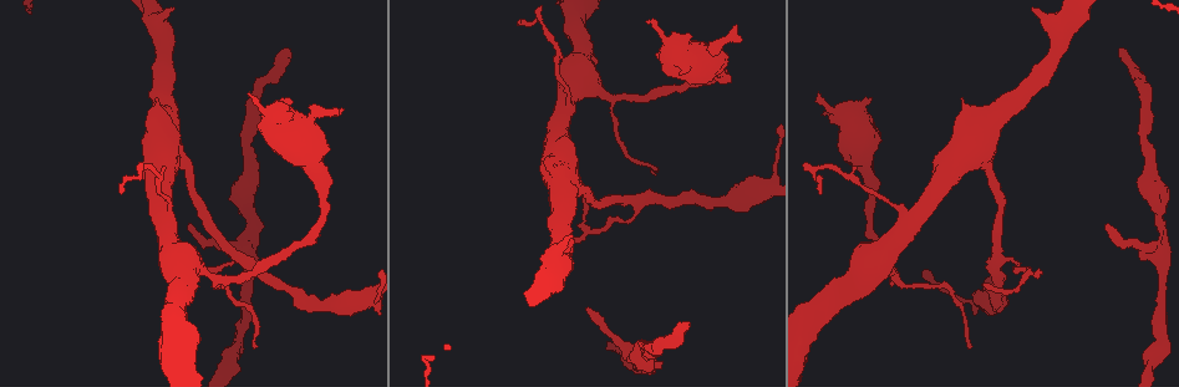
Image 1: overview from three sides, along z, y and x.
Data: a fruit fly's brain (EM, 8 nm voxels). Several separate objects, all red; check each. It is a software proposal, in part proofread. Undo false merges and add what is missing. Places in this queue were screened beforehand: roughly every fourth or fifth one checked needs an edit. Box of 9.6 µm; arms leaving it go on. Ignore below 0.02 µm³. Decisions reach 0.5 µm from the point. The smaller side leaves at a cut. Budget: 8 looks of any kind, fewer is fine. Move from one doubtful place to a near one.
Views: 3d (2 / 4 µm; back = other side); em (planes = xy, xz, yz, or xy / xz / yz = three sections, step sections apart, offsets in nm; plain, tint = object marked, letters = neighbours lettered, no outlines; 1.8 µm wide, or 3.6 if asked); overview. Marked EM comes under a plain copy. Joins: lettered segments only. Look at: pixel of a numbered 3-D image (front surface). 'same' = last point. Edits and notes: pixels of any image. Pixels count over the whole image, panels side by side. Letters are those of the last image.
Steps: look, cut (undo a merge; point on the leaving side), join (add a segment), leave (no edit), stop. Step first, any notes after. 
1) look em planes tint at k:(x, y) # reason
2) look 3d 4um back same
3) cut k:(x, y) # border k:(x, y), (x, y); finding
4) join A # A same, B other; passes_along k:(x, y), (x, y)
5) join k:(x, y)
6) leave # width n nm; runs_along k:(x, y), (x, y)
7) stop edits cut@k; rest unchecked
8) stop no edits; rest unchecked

look 3d 4um at 1:(548, 163) # free end

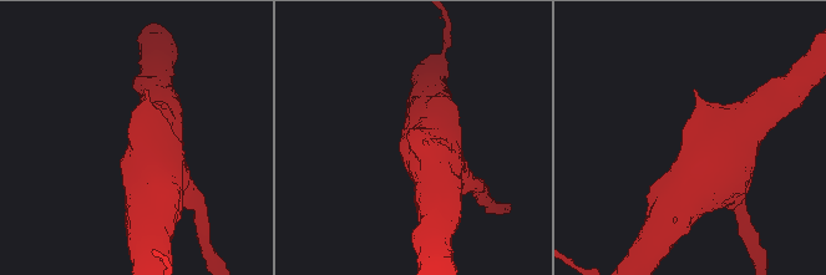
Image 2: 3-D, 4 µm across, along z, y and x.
look em 3.6um xz step 4 tint at 2:(140, 119)

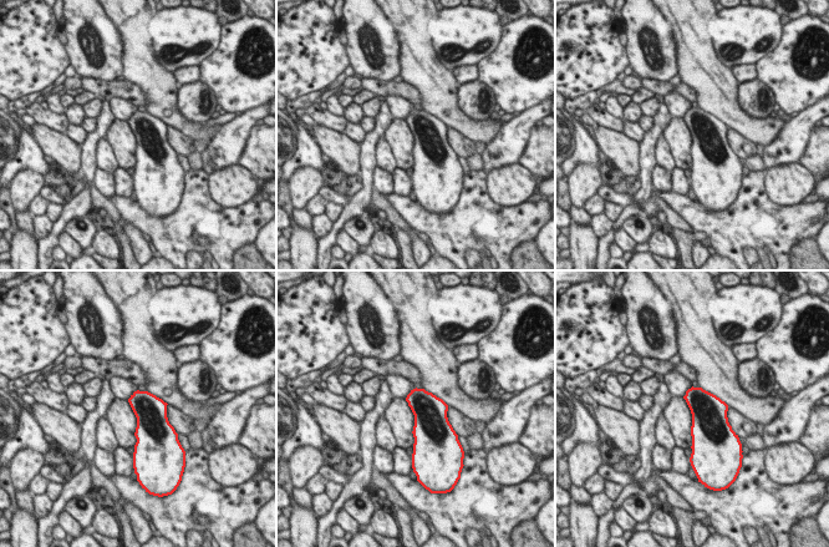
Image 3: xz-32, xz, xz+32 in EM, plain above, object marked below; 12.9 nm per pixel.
look em 3.6um planes letters same # another direction

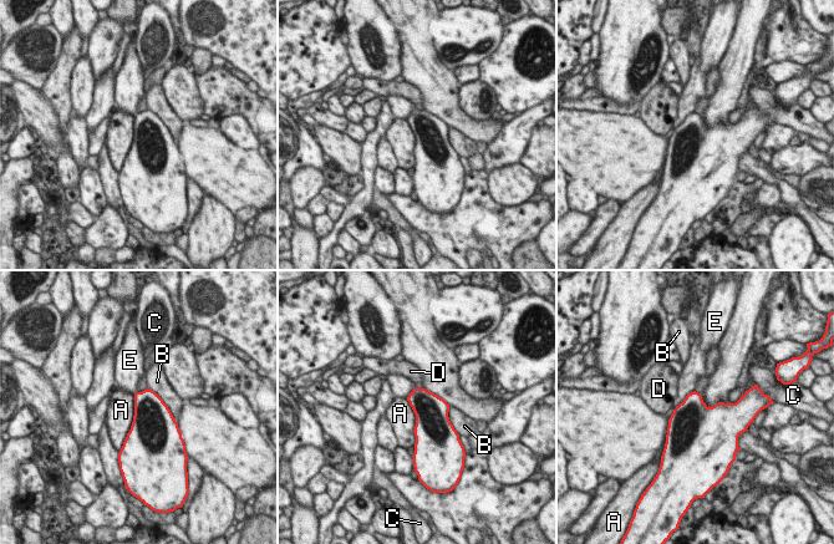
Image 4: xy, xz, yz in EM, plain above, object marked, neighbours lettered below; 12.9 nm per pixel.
leave # width 380 nm; A other, B other, C other, D other, E other; border 4:(135, 395), (133, 421), (120, 448); no lettered segment goes on from it

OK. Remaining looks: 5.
look em 3.6um planes letters at 1:(1105, 225) # branch stops here

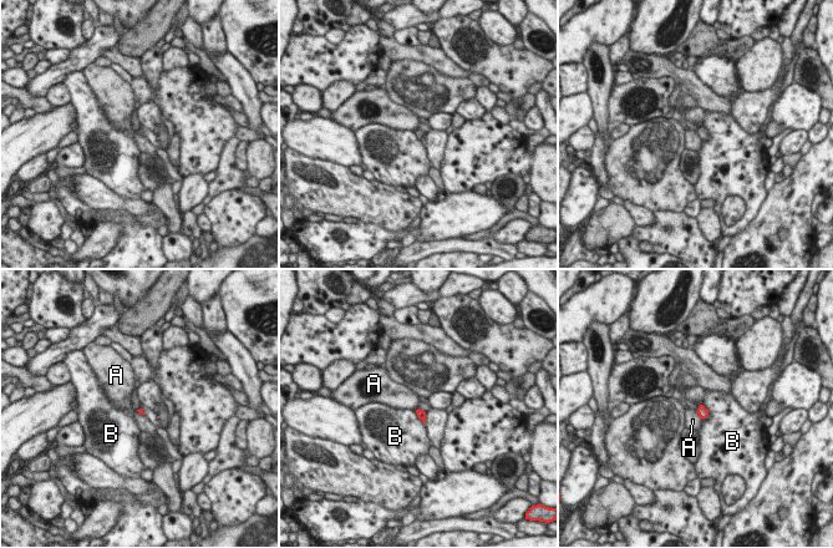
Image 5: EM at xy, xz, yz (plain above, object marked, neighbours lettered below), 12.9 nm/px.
leave # A other, B other; none of them fits

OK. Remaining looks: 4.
look em planes letters at 1:(1118, 49) # branch stops here

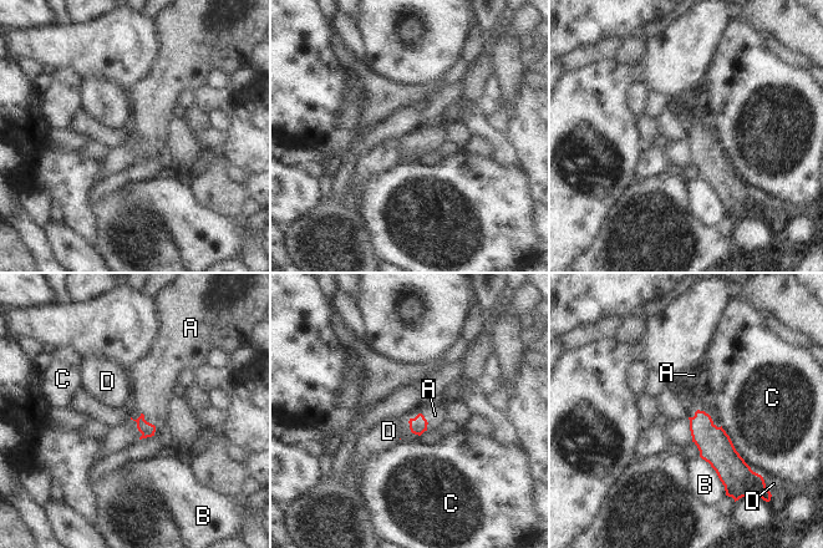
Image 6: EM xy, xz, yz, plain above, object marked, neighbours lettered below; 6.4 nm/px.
join A # A same, B other, C other, D other; passes_along 6:(418, 425), (423, 417), (435, 415); it goes on there

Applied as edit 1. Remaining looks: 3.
stop edits join@6; rest unchecked

